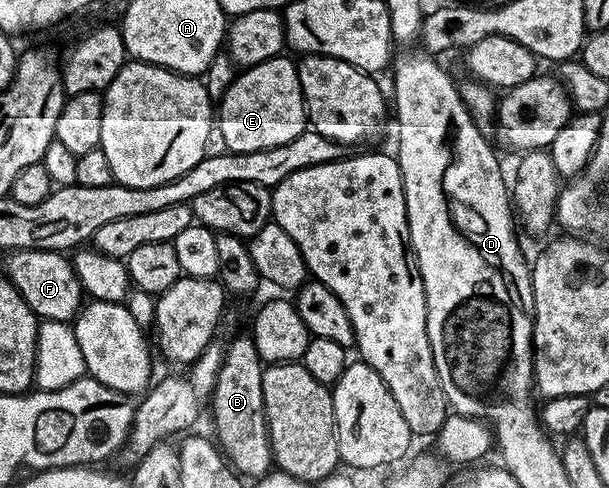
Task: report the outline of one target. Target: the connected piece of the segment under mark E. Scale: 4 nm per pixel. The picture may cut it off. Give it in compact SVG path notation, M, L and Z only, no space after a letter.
M282 54L280 56L273 56L267 62L259 62L255 66L251 66L250 68L244 69L240 74L237 74L233 80L233 84L230 85L229 89L226 90L225 96L219 101L219 136L221 132L221 140L226 149L230 152L254 152L255 150L267 150L271 146L283 146L283 142L291 142L291 138L295 138L299 135L299 133L306 131L307 128L307 113L305 111L305 99L303 98L303 94L301 93L301 87L299 86L299 74L297 73L297 65L291 59L290 61L287 58L288 55Z

